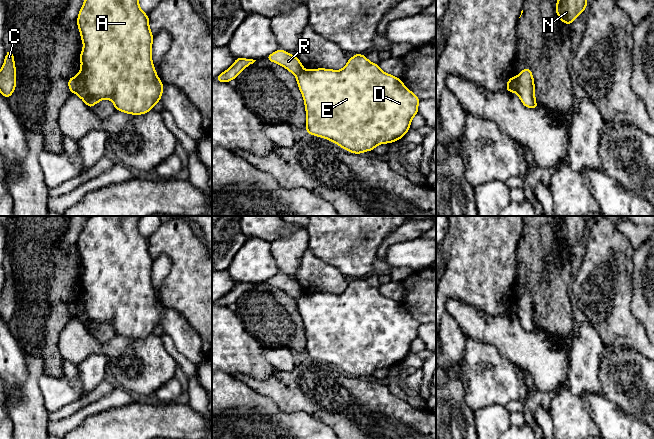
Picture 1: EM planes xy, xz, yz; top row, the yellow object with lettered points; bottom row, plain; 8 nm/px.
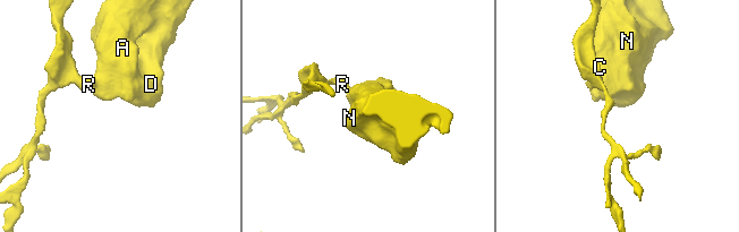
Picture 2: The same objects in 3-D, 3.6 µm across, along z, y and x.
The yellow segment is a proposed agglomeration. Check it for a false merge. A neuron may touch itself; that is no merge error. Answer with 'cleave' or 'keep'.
cleave

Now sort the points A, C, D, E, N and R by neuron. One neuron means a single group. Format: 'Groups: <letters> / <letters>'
Groups: A D E N / C R

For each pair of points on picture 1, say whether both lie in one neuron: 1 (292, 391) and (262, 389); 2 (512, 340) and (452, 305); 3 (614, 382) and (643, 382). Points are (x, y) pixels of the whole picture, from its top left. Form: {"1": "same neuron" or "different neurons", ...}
{"1": "same neuron", "2": "same neuron", "3": "same neuron"}

